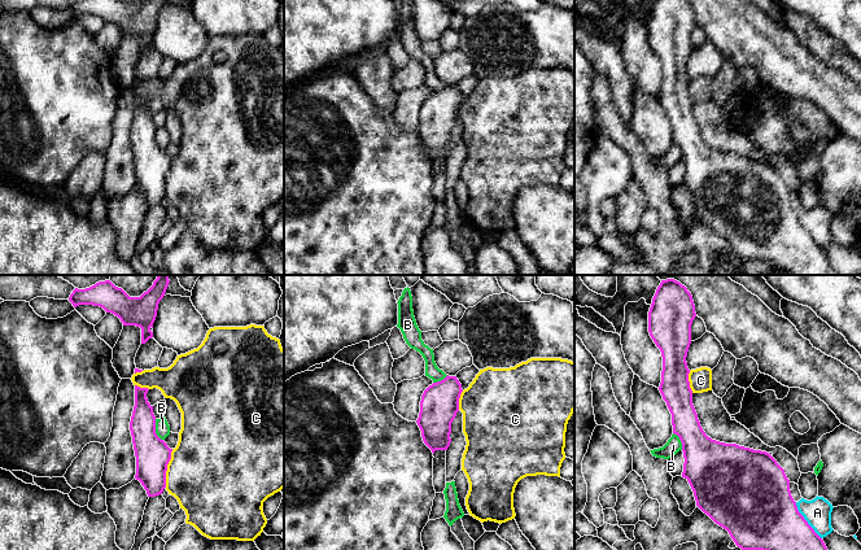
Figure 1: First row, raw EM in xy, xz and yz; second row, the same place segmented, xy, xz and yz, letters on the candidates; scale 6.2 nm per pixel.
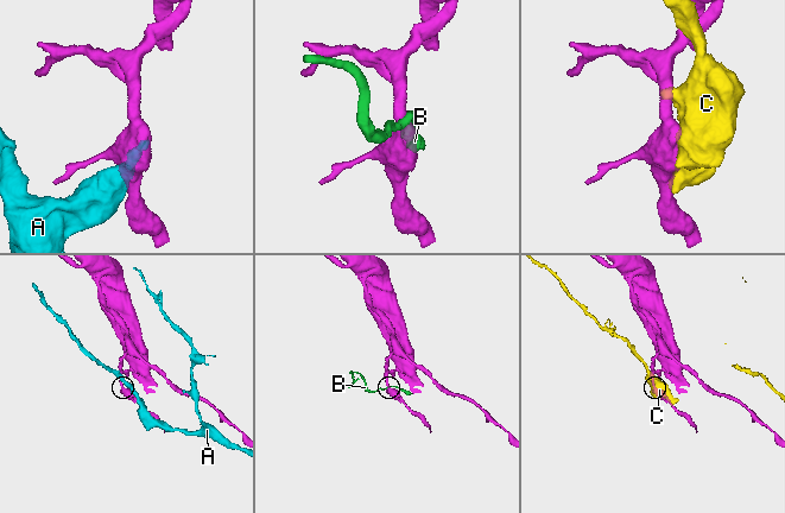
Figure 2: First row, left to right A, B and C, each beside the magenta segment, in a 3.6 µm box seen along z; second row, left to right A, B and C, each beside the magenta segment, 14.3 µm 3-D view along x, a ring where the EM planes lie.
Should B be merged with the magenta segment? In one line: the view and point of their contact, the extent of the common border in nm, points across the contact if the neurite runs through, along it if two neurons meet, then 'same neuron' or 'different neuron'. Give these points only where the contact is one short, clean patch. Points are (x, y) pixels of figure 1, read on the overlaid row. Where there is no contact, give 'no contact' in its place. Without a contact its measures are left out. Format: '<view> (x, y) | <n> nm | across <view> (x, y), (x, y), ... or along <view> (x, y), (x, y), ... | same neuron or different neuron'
xy (154, 430) | 140 nm | along xy (154, 419), (154, 432), (162, 440) | different neuron

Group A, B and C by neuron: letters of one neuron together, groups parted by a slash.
A / B / C

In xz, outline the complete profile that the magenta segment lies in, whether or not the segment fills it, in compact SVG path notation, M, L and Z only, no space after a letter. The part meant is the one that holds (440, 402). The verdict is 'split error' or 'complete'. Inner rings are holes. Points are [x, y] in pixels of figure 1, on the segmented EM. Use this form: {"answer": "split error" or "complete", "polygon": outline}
{"answer": "complete", "polygon": "M456 376L429 385L420 401L420 412L416 420L424 444L434 454L436 450L447 450L451 438L451 423L459 411L462 384Z"}

